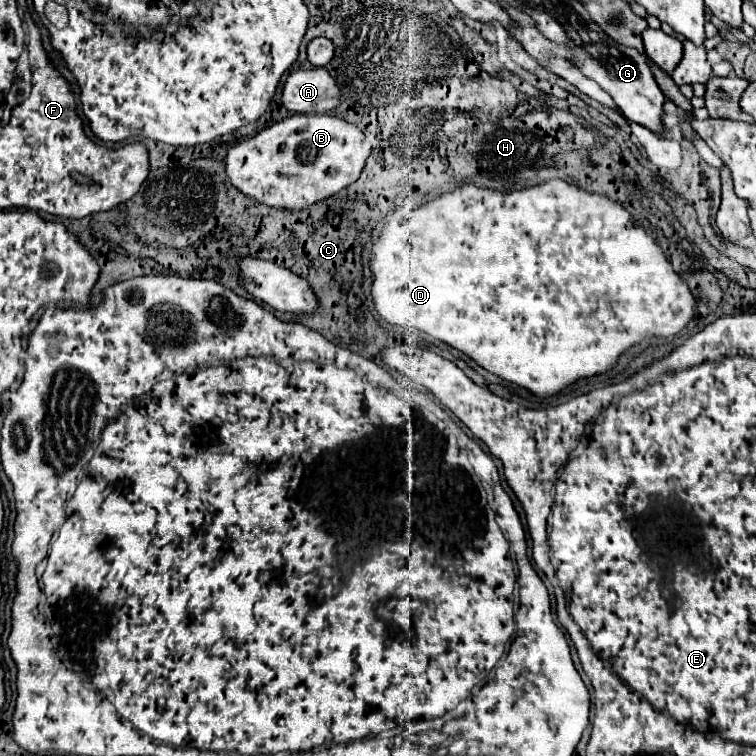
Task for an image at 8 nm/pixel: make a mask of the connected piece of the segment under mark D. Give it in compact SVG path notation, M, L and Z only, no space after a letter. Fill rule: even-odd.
M549 179L535 187L525 187L519 191L495 191L477 185L463 185L451 193L443 193L441 197L425 205L403 205L393 211L393 215L389 215L387 223L383 225L377 241L373 243L369 263L373 273L371 301L375 305L375 311L387 323L423 331L459 349L489 373L515 383L537 397L551 397L579 379L611 371L617 365L617 359L629 347L641 343L647 337L675 335L695 317L695 297L689 291L687 283L673 269L657 241L633 221L629 211L605 195L589 193L563 179Z

